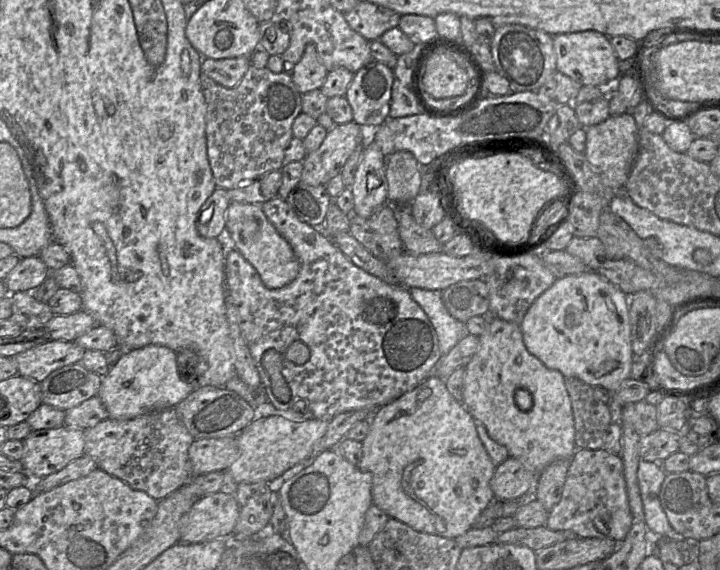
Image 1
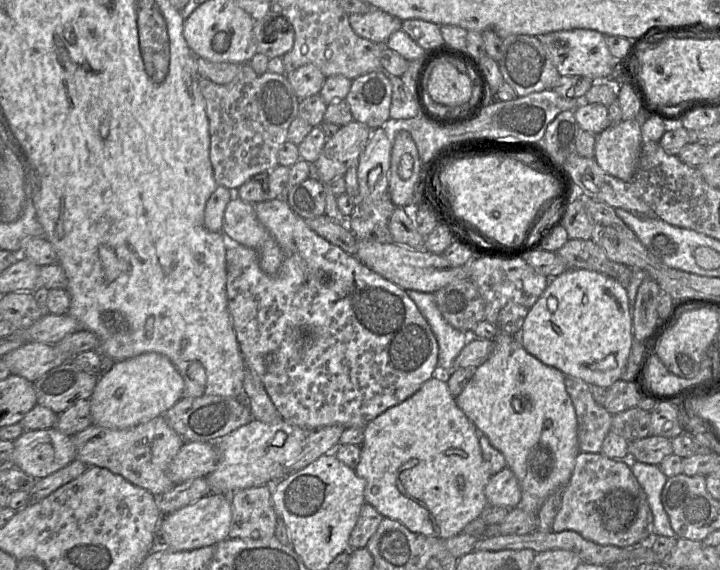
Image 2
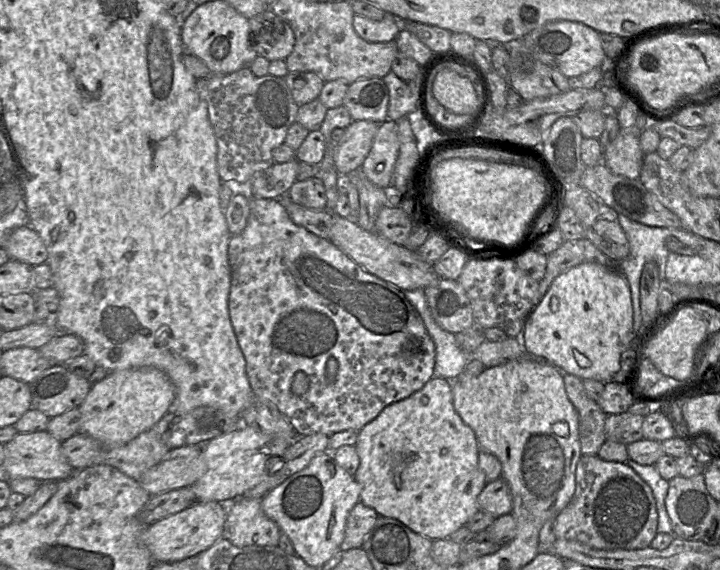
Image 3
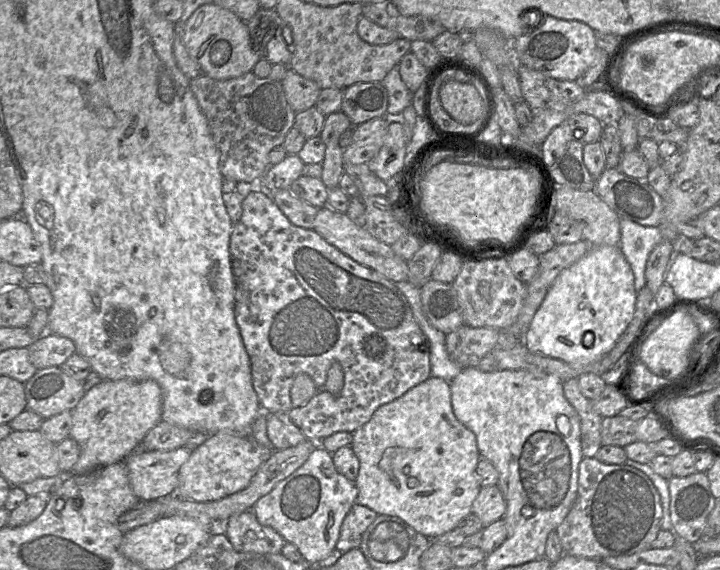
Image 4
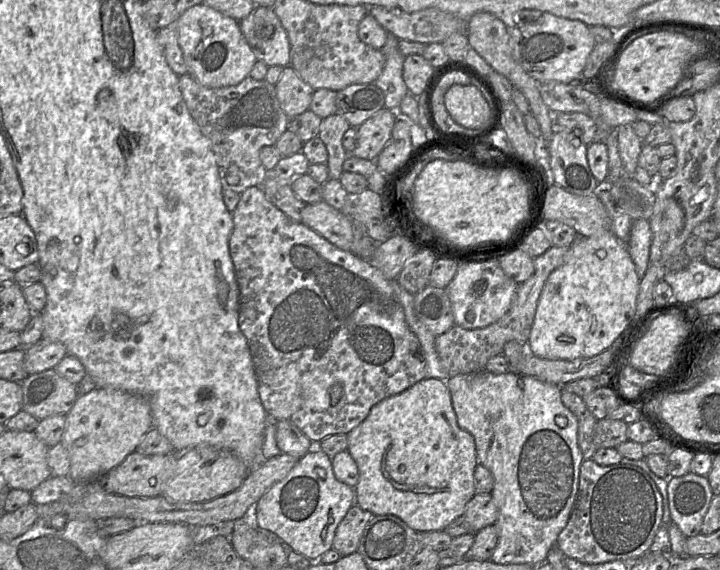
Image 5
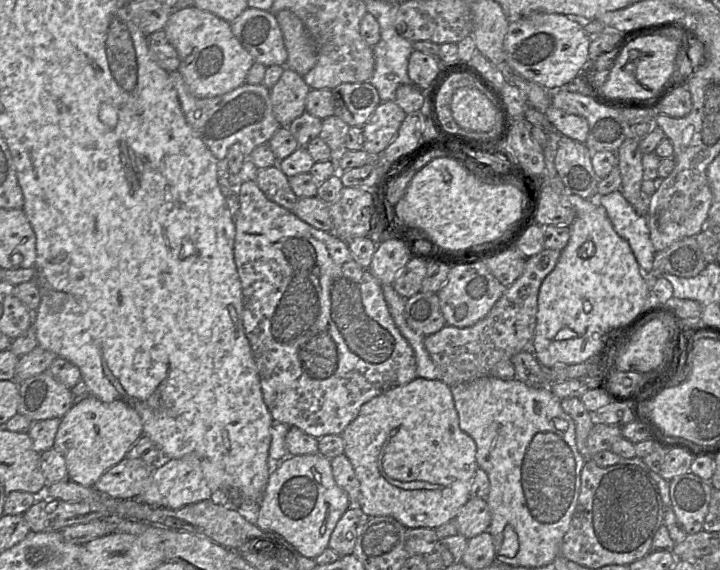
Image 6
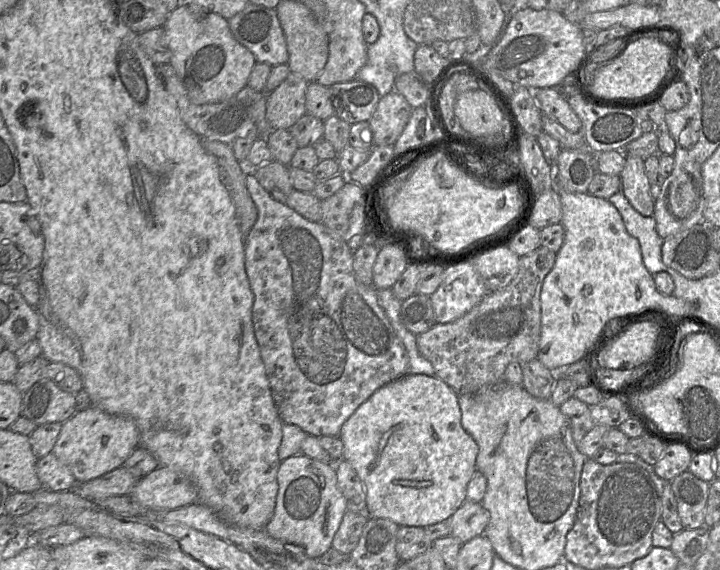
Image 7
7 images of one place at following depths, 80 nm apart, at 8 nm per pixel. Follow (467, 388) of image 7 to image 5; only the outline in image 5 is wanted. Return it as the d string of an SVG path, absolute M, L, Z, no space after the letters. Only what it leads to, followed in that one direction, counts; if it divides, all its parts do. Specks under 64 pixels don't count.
M552 246L545 253L534 258L535 271L533 275L525 282L518 284L510 309L495 323L474 330L454 325L447 332L435 338L436 352L441 365L450 377L485 371L488 360L502 354L504 345L507 342L515 340L519 343L526 343L528 341L544 284L548 276L564 263L569 250L570 247Z

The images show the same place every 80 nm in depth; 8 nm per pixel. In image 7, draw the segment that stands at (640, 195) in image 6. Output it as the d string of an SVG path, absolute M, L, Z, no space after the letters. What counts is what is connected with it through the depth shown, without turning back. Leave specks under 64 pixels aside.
M625 155L625 166L620 174L621 189L633 206L641 215L654 215L655 199L650 194L650 182L645 173L645 160L633 155Z

